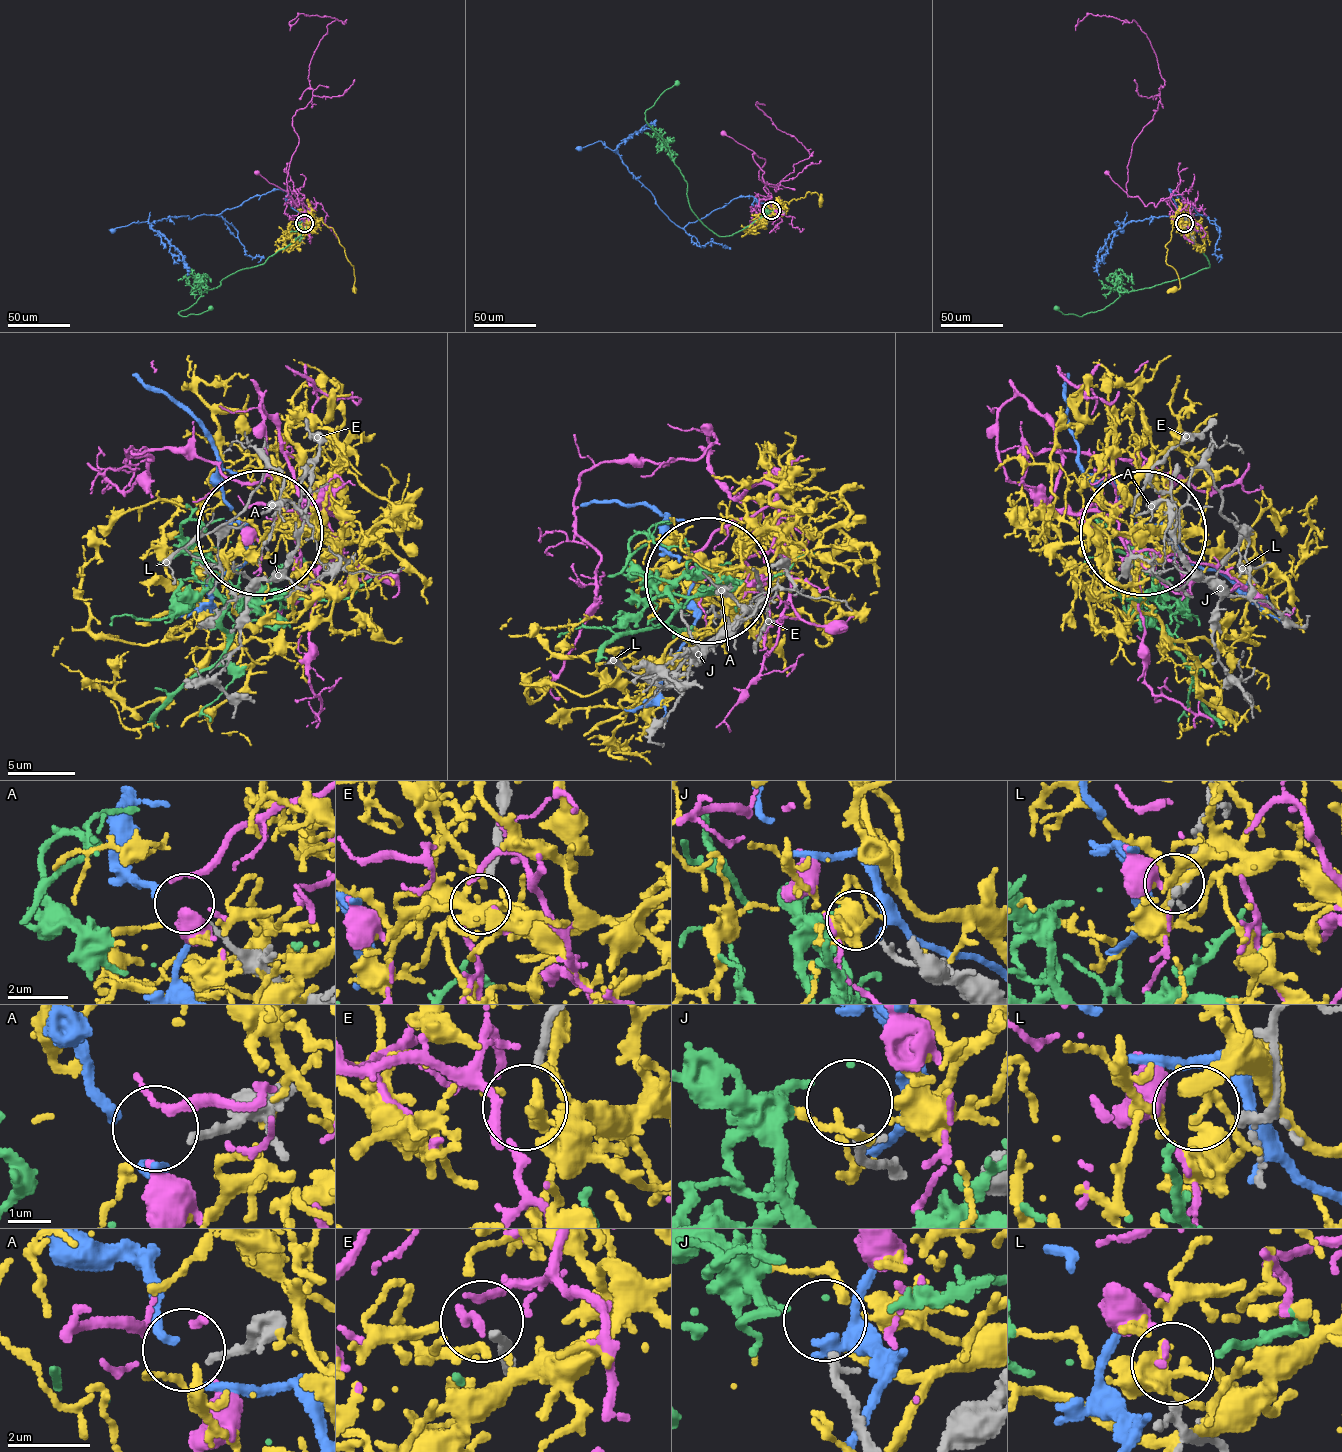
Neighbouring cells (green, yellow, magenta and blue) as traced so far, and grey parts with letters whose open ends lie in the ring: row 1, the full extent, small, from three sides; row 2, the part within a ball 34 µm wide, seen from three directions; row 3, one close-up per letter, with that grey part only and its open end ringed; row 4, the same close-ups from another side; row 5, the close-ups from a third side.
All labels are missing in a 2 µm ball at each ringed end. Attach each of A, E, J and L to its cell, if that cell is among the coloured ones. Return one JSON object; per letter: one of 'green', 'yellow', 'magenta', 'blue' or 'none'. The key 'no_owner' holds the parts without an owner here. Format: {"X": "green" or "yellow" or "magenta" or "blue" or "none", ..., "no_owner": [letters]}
{"A": "blue", "E": "none", "J": "green", "L": "magenta", "no_owner": ["E"]}

